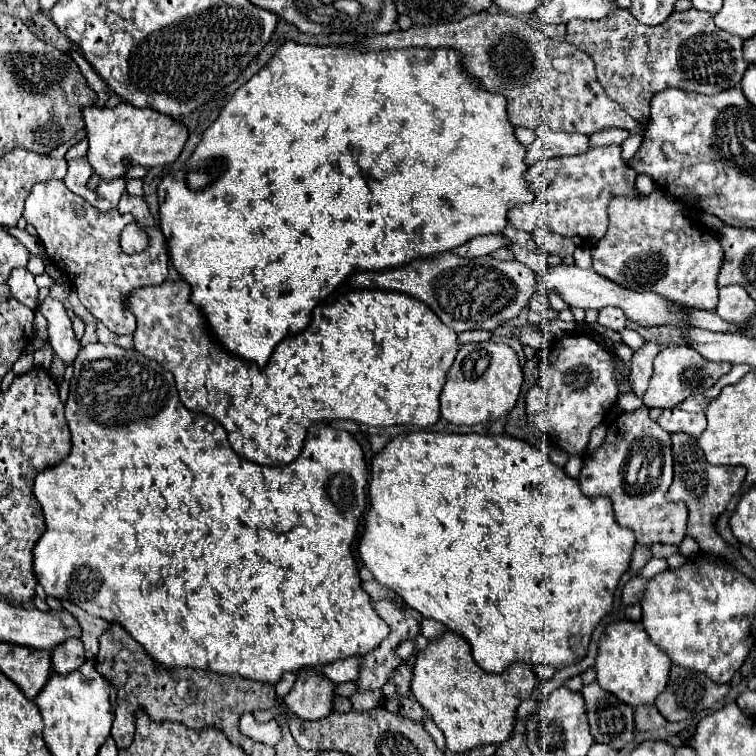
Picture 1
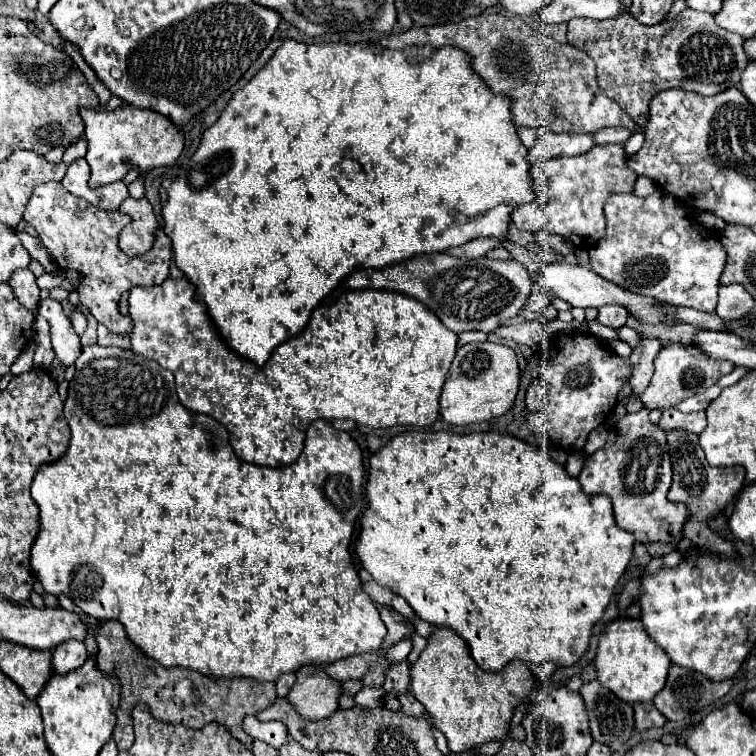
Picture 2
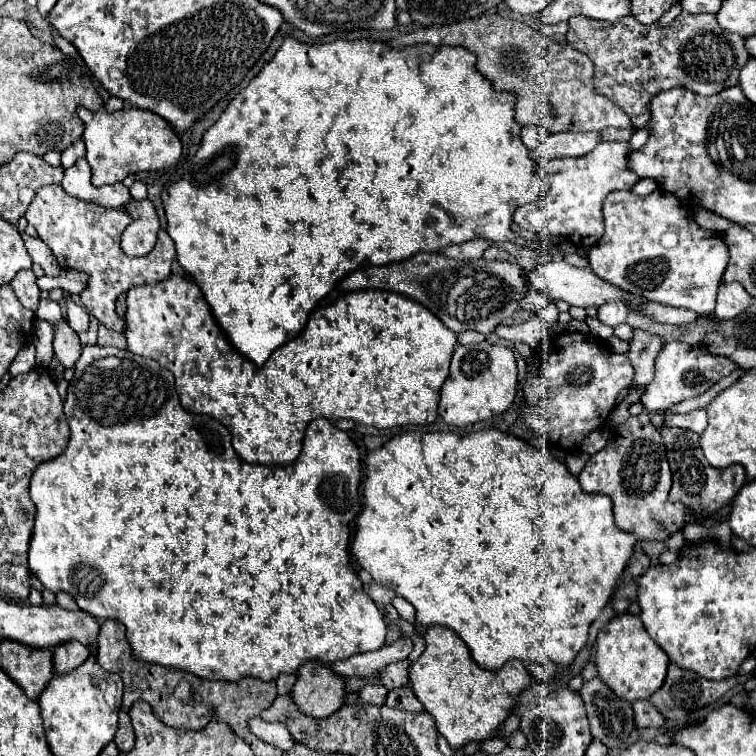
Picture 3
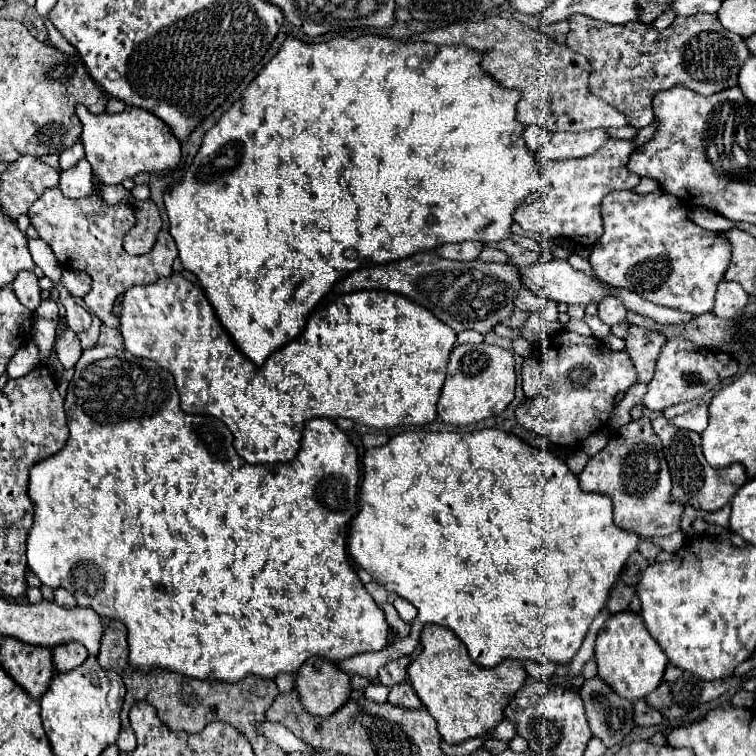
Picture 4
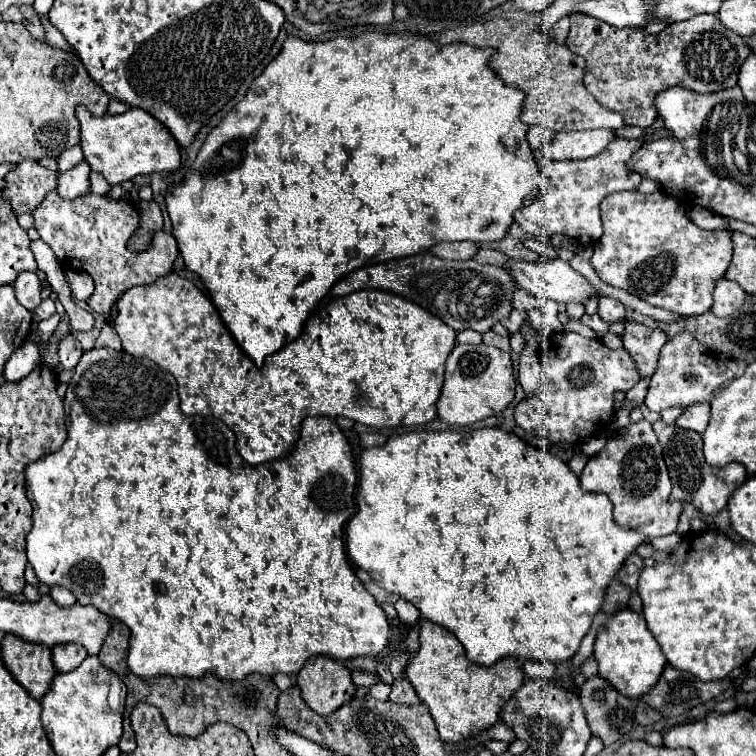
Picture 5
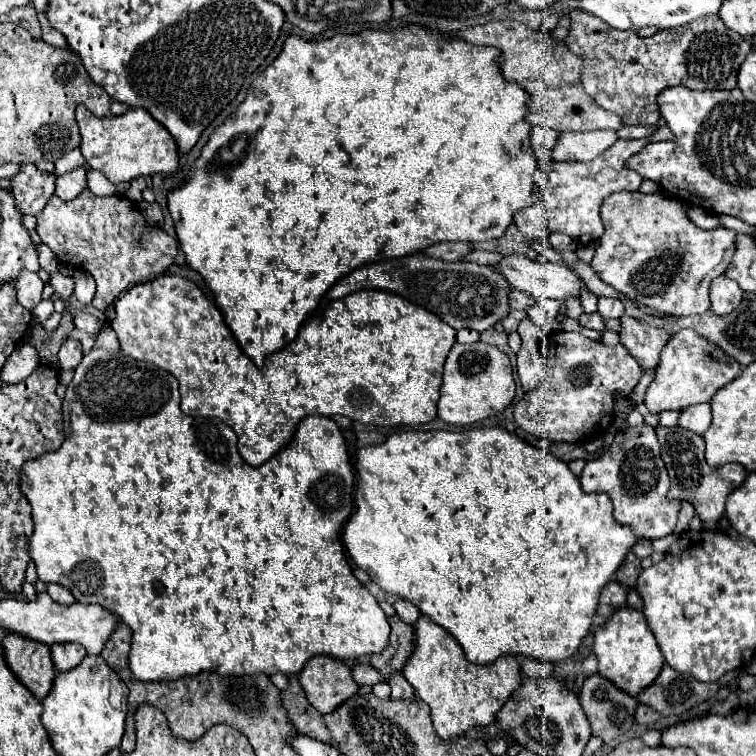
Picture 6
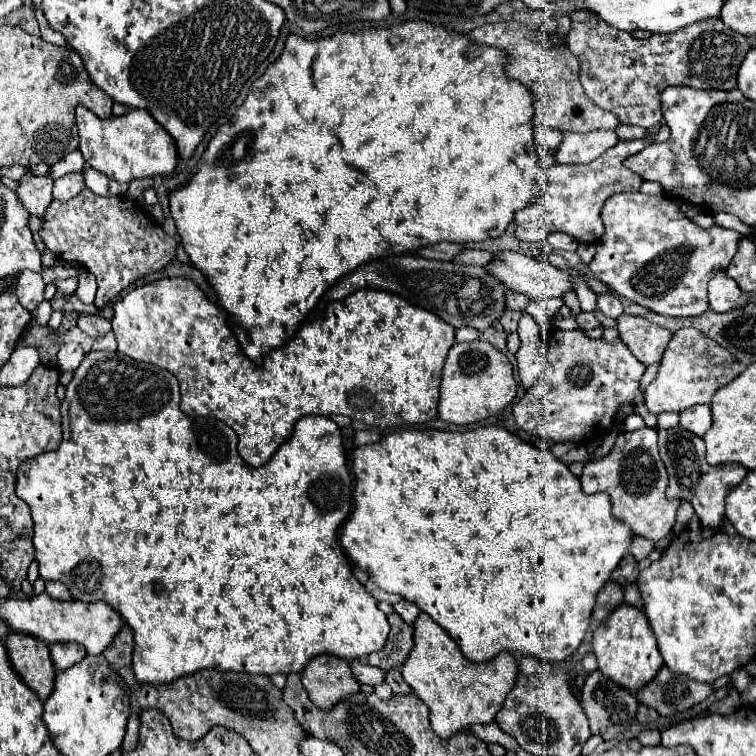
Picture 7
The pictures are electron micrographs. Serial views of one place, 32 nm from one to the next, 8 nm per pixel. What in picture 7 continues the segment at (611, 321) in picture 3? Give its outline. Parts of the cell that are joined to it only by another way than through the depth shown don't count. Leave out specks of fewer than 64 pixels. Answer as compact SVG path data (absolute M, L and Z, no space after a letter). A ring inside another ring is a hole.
M598 294L598 308L610 318L618 318L624 312L616 294Z

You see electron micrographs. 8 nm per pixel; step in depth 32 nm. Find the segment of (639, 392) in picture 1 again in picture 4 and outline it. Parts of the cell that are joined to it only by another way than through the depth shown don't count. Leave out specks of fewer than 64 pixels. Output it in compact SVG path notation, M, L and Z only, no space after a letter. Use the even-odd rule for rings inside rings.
M628 326L628 336L624 338L624 342L626 342L626 350L636 366L638 382L650 382L654 376L660 348L666 342L666 336L660 332L652 332L648 328Z

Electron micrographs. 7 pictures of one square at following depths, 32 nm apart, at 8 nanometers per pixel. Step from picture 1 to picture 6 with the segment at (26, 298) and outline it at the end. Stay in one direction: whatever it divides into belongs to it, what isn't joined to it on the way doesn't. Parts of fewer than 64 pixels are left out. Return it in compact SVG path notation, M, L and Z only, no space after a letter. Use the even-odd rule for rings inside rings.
M20 272L14 288L16 288L16 294L18 294L18 302L26 310L34 310L36 304L42 300L44 282L36 272Z

